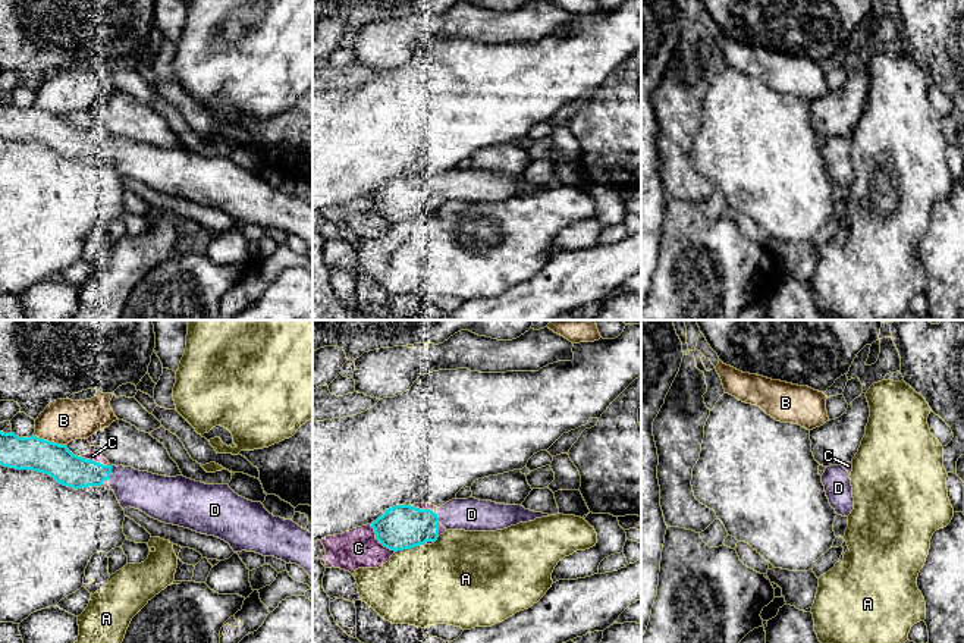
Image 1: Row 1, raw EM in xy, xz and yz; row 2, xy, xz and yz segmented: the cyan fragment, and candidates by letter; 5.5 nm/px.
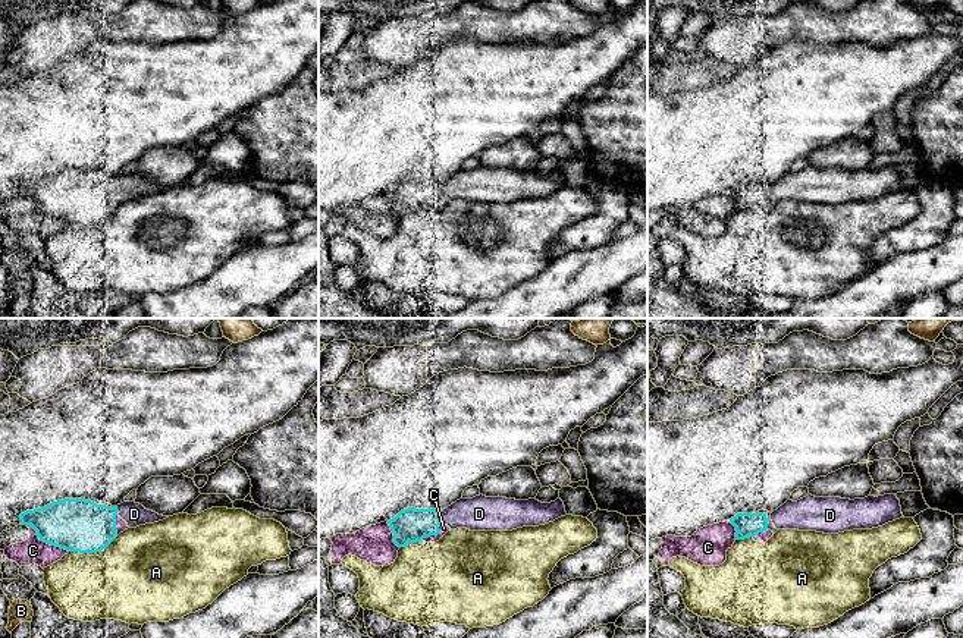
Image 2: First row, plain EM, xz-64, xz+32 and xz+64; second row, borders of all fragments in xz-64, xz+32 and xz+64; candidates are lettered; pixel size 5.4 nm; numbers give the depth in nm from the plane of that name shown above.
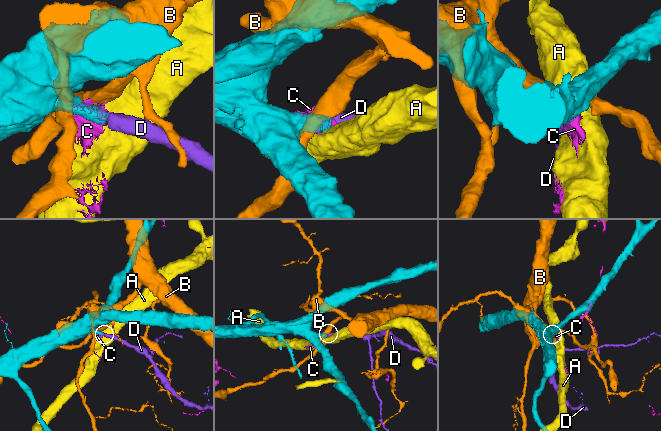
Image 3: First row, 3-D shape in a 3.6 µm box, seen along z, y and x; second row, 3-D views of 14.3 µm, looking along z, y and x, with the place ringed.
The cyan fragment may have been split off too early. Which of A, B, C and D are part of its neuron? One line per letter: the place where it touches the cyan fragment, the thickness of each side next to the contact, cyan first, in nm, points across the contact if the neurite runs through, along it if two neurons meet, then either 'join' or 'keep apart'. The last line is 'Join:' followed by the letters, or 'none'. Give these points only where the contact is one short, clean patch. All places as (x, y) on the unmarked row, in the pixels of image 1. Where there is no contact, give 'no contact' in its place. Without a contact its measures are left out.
A: xz (408, 219) | 240/440 nm | keep apart
B: xy (50, 113) | 180/240 nm | keep apart
C: xz (379, 212) | 240/220 nm | keep apart
D: xy (110, 143) | 180/220 nm | join
Join: D

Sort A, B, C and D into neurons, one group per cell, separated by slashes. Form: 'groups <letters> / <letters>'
groups A C / B / D

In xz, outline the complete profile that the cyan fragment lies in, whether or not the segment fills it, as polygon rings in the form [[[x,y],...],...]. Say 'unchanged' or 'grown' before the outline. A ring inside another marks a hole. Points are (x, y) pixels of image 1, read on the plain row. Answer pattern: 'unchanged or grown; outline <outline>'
grown; outline [[[475,169],[468,170],[452,170],[437,179],[434,185],[431,181],[420,181],[411,176],[396,176],[376,192],[371,194],[376,210],[390,222],[411,220],[426,213],[436,213],[439,208],[439,197],[442,195],[446,201],[465,201],[465,203],[496,203],[503,201],[519,194],[534,192],[536,189],[550,188],[549,185],[534,184],[525,181],[522,176],[505,176],[492,172],[480,172]]]

